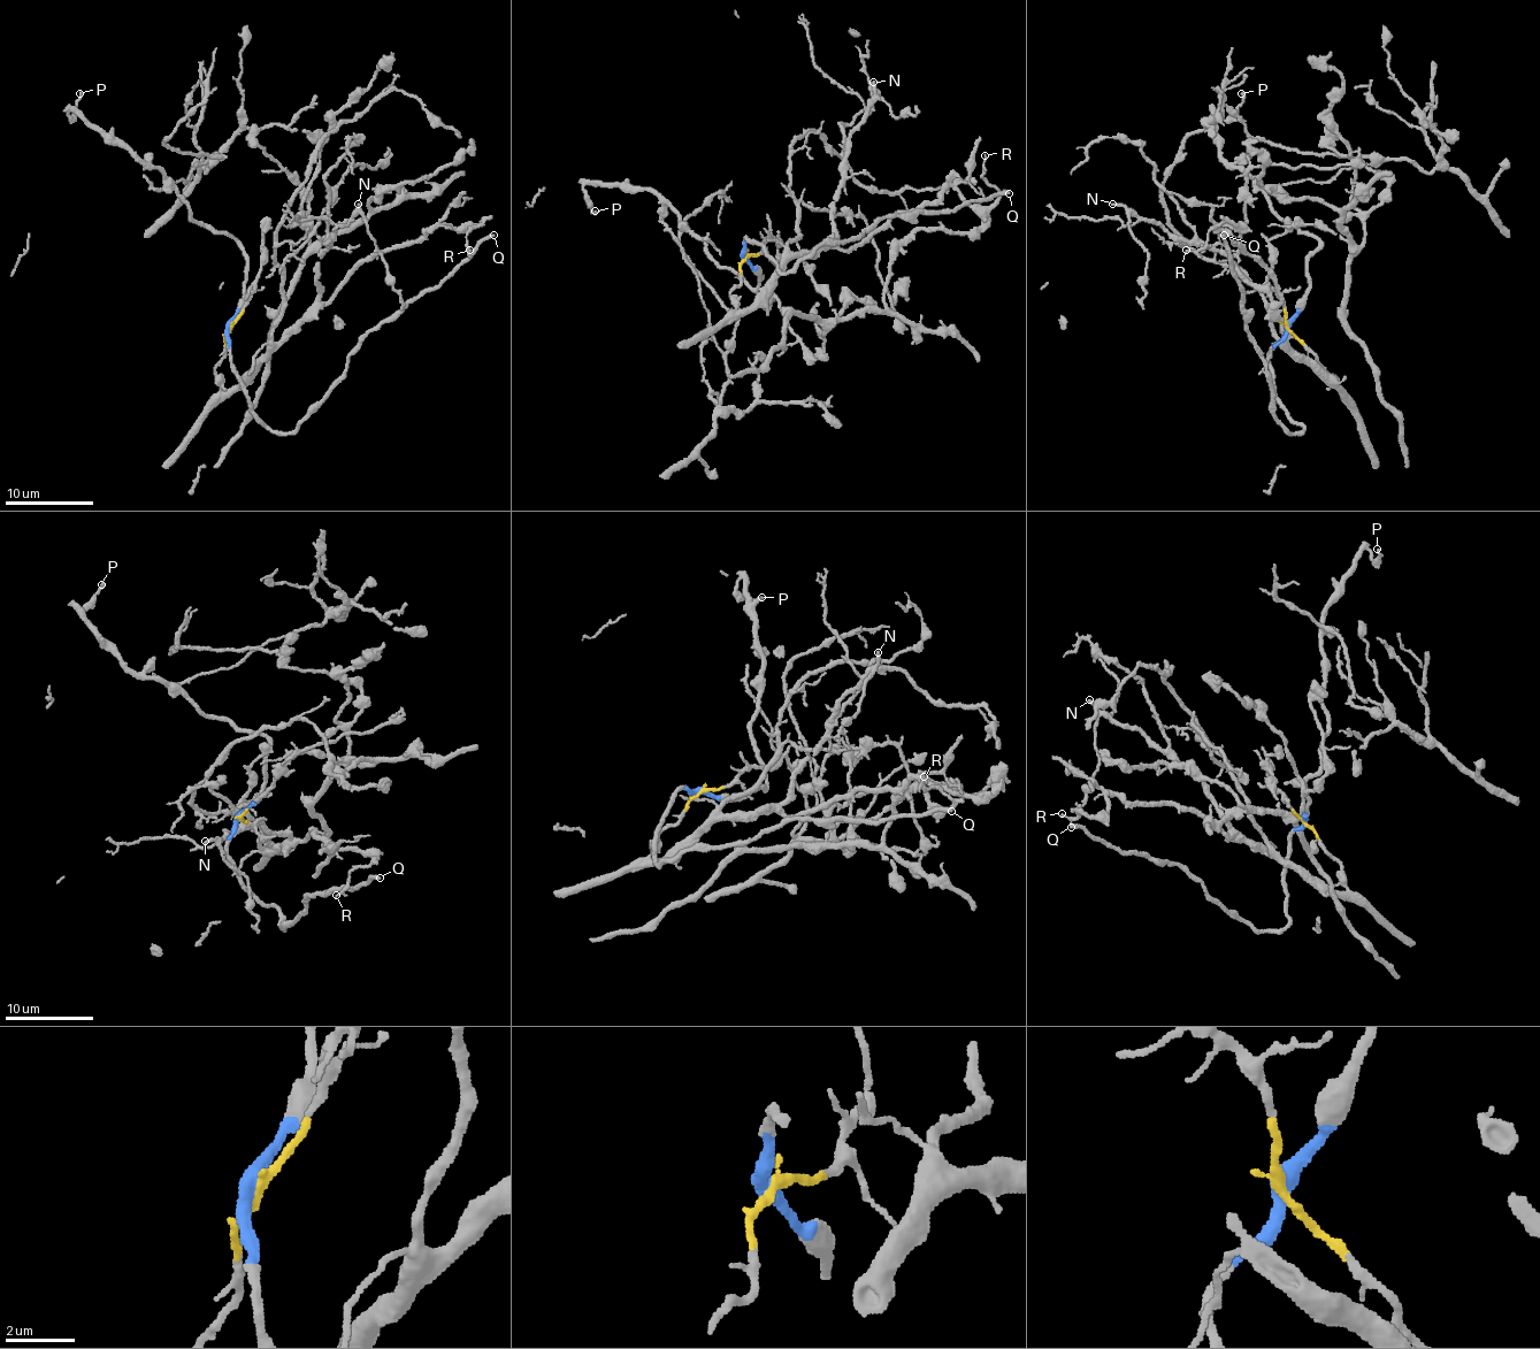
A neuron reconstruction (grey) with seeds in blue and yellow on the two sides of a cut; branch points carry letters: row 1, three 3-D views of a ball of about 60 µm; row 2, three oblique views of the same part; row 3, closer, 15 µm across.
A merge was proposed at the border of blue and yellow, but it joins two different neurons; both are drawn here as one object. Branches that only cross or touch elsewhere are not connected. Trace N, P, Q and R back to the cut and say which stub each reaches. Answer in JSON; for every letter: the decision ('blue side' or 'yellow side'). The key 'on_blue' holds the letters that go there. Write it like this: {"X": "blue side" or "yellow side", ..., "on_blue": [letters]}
{"N": "yellow side", "P": "blue side", "Q": "blue side", "R": "yellow side", "on_blue": ["P", "Q"]}

